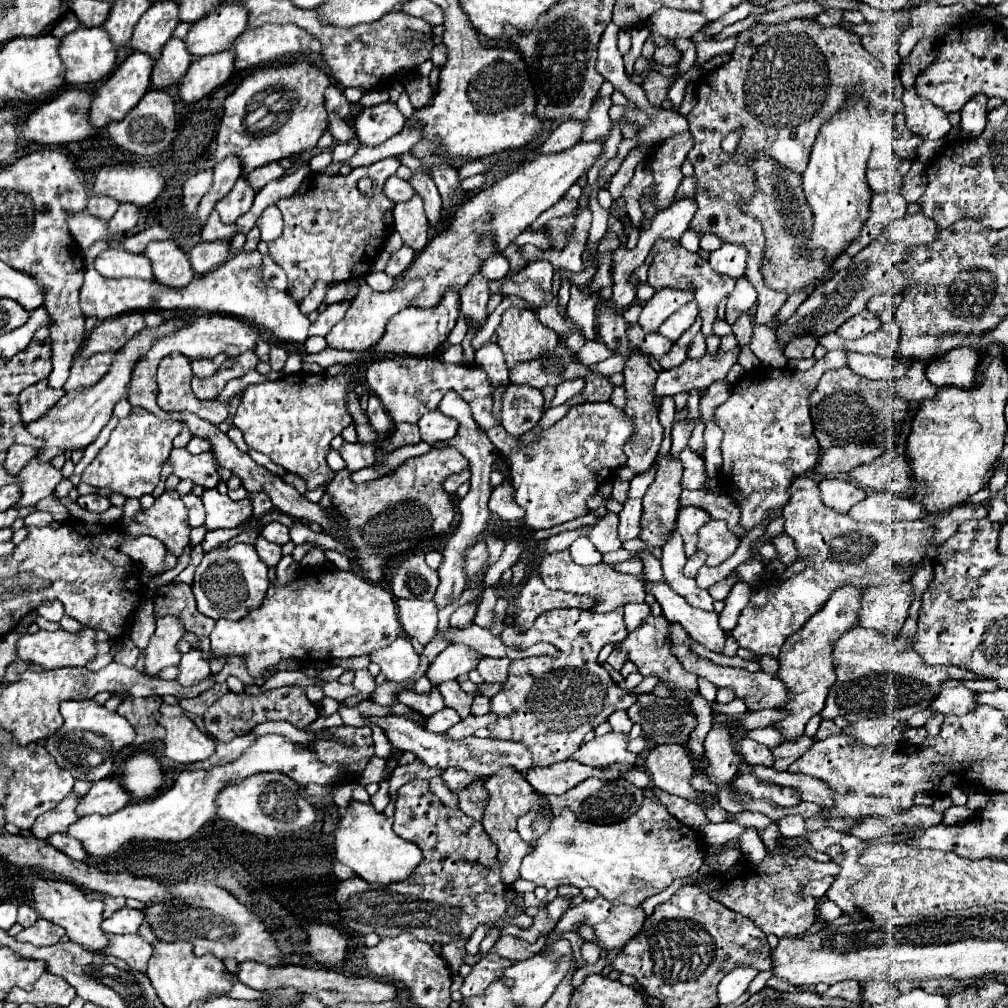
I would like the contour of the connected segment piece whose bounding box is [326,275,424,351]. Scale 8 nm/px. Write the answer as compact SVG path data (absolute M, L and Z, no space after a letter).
M362 275L358 281L358 293L354 297L354 301L350 303L344 319L340 323L336 323L332 327L332 331L326 335L326 341L330 347L334 349L348 349L348 351L366 351L372 345L376 345L380 341L380 337L386 331L386 323L400 313L402 309L406 309L420 293L424 287L422 279L408 279L400 289L390 289L384 293L372 291L370 285L366 283L366 275Z

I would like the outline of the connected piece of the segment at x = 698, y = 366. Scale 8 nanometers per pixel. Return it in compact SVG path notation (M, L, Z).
M740 347L728 353L722 353L722 351L718 351L716 355L706 353L700 361L686 359L686 363L682 363L680 367L662 371L654 385L654 395L656 397L676 395L676 393L682 393L694 387L706 389L710 383L726 377L730 367L736 363L738 351Z

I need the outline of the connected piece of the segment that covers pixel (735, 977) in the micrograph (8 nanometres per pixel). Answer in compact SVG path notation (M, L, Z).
M738 967L730 971L720 983L718 983L719 1005L724 1006L734 1003L740 995L746 993L750 981L758 975L754 967Z

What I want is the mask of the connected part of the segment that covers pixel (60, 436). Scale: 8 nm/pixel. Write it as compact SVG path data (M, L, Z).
M168 319L160 327L140 331L138 335L134 335L130 339L130 343L124 347L124 351L114 357L110 371L94 387L84 389L84 391L76 391L76 393L66 393L44 417L28 423L28 433L32 437L42 439L46 445L44 449L36 449L36 457L38 459L54 459L62 453L72 453L74 449L86 449L100 435L102 427L110 421L116 401L126 399L126 389L128 389L130 377L132 377L132 367L140 359L140 355L150 349L154 339L158 339L160 335L172 333L180 325L182 323L178 323L178 319Z

